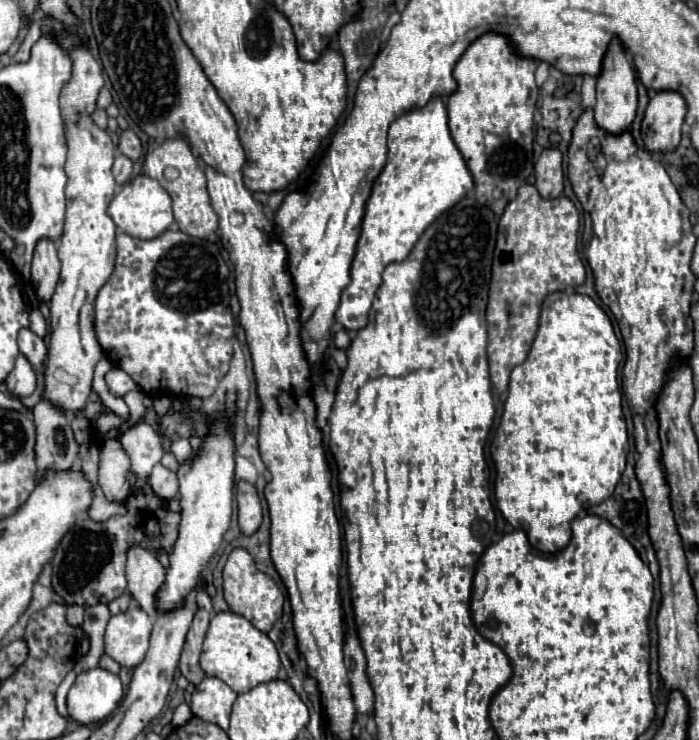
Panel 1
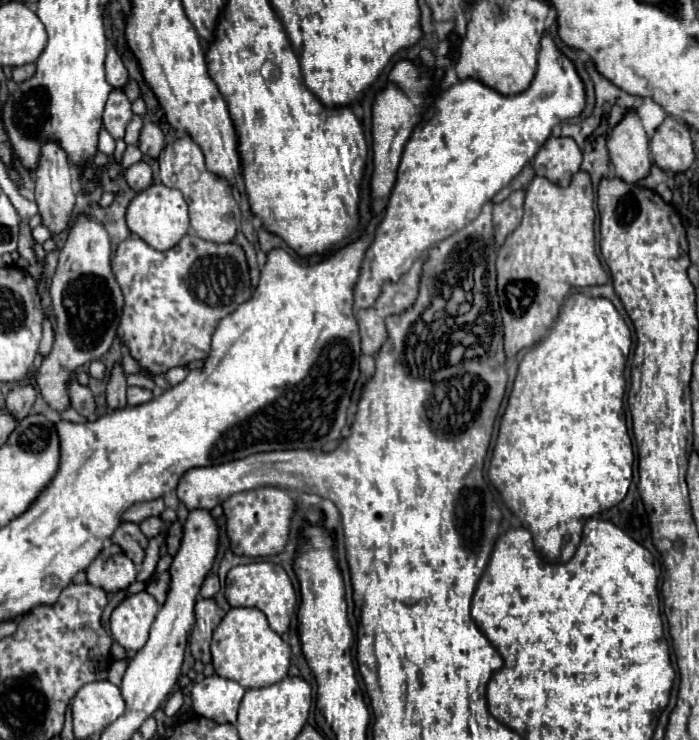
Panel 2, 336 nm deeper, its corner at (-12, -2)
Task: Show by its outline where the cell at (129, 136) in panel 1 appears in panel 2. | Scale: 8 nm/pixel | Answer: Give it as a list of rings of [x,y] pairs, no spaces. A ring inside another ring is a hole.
[[[146,120],[144,128],[142,128],[142,134],[140,134],[140,144],[138,146],[140,146],[142,154],[146,154],[150,158],[158,158],[162,148],[164,148],[164,132],[160,130],[160,126]]]

